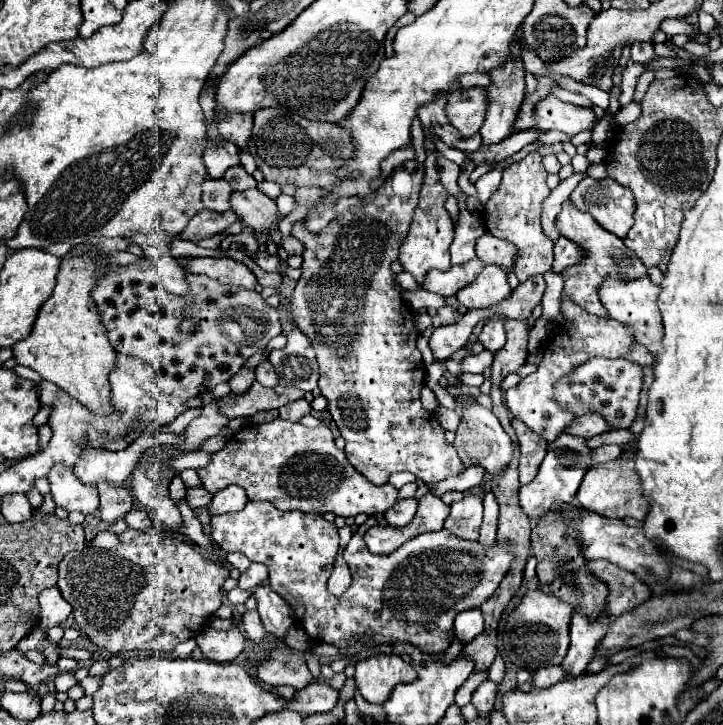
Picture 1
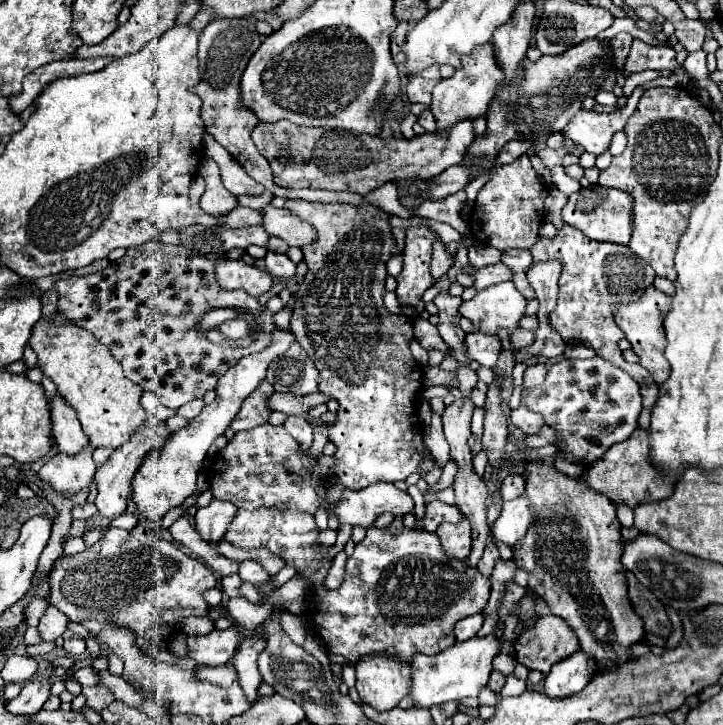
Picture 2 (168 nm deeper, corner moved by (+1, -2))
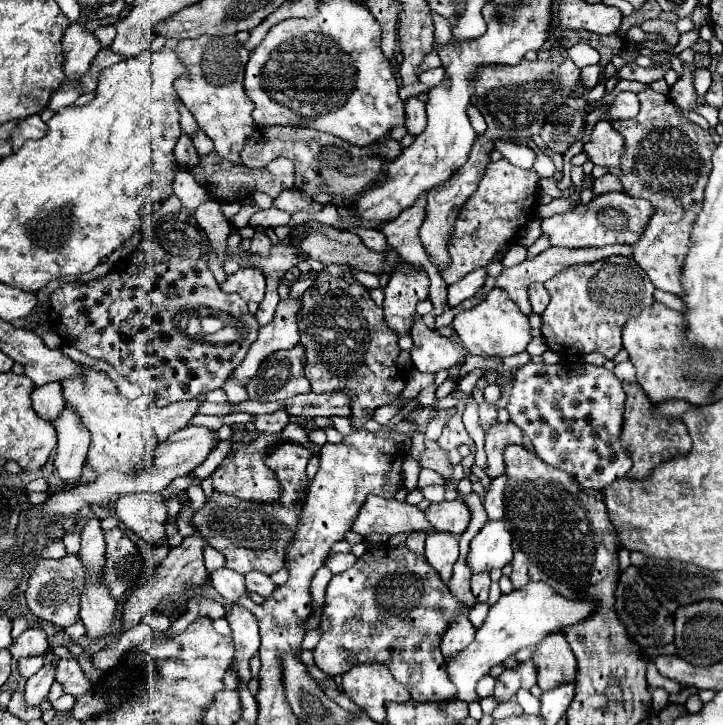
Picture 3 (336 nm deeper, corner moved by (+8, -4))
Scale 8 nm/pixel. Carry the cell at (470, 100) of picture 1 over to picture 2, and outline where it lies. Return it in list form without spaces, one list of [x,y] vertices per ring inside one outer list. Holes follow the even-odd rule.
[[[259,122],[253,130],[253,142],[263,154],[273,170],[273,180],[277,186],[283,188],[317,188],[317,190],[335,190],[335,192],[357,192],[357,194],[369,194],[371,190],[383,186],[385,182],[395,180],[425,180],[429,182],[447,166],[455,166],[455,162],[463,162],[467,146],[473,142],[473,122],[459,122],[451,126],[451,130],[445,130],[443,134],[423,134],[415,136],[411,140],[405,138],[391,138],[383,140],[381,136],[369,136],[369,134],[353,134],[343,130],[323,130],[323,128],[309,128],[309,126],[297,126],[291,122],[275,122],[265,124]]]

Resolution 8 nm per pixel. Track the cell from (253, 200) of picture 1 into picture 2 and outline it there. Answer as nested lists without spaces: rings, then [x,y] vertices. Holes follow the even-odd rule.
[[[267,204],[261,212],[263,212],[263,228],[269,232],[269,236],[283,238],[289,246],[305,246],[315,240],[315,228],[291,216],[287,208],[279,210]]]

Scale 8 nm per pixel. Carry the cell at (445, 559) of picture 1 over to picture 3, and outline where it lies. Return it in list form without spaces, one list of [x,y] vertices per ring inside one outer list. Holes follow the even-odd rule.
[[[376,544],[364,556],[360,556],[352,568],[332,576],[326,588],[326,606],[320,620],[322,638],[314,648],[314,662],[330,676],[344,674],[356,664],[380,662],[386,664],[392,676],[410,690],[416,702],[452,700],[452,696],[456,696],[456,688],[444,672],[440,638],[448,630],[452,618],[458,614],[468,614],[468,608],[452,596],[444,580],[436,576],[436,570],[426,562],[422,554],[412,552],[406,544]]]

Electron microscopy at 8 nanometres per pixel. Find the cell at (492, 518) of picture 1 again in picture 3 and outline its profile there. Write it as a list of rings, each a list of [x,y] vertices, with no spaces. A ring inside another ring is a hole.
[[[478,572],[472,576],[472,594],[476,596],[478,602],[486,602],[490,592],[490,574],[488,572]]]

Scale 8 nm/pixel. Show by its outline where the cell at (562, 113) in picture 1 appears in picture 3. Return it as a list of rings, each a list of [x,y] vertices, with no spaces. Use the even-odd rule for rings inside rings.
[[[600,120],[594,124],[590,140],[584,144],[588,160],[592,160],[596,166],[618,166],[622,148],[624,140],[612,126],[612,120]]]

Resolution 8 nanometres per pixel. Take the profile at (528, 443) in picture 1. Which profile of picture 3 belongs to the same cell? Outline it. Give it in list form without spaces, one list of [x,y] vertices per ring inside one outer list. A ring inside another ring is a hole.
[[[498,476],[490,484],[490,492],[484,496],[484,508],[488,512],[488,520],[500,520],[504,516],[504,490],[508,484],[508,476]]]

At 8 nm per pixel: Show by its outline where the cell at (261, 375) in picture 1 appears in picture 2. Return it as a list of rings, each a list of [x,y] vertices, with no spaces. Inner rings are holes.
[[[267,380],[259,384],[259,388],[247,396],[247,402],[243,402],[235,422],[231,422],[231,430],[233,432],[251,430],[259,424],[265,424],[271,416],[271,410],[267,410],[267,398],[271,394],[273,394],[273,386]]]

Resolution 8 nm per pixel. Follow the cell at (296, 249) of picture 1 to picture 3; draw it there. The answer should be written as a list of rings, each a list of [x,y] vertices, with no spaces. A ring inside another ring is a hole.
[[[256,232],[252,236],[252,248],[250,248],[252,254],[258,254],[260,258],[268,258],[270,256],[270,248],[272,248],[272,242],[264,232]]]

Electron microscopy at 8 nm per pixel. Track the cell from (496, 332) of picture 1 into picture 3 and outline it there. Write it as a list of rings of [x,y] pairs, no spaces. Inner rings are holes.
[[[422,320],[412,324],[412,338],[414,346],[410,354],[414,368],[420,372],[434,374],[442,368],[452,368],[454,364],[460,364],[470,356],[470,352],[462,344],[440,336],[436,330],[430,330]]]

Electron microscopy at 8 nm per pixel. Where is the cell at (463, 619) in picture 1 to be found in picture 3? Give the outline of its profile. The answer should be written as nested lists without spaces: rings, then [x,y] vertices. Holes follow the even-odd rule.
[[[456,616],[456,620],[452,620],[450,628],[442,636],[440,648],[442,648],[444,658],[448,660],[448,656],[452,656],[452,652],[464,650],[474,640],[474,636],[476,636],[476,628],[468,620],[468,616]]]

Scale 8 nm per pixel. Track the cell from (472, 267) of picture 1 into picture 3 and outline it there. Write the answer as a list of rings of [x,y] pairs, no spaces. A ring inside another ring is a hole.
[[[604,246],[604,248],[548,248],[544,250],[542,254],[534,256],[534,258],[526,258],[524,262],[512,266],[512,268],[504,268],[500,272],[500,276],[496,278],[496,288],[502,288],[504,292],[508,292],[508,296],[518,304],[518,308],[528,316],[532,310],[530,310],[530,302],[528,302],[528,286],[532,282],[546,282],[550,280],[554,274],[558,274],[562,268],[566,266],[572,266],[572,264],[588,264],[588,262],[596,262],[596,260],[602,260],[602,258],[608,258],[608,256],[614,256],[614,254],[620,254],[620,256],[632,256],[632,246]]]

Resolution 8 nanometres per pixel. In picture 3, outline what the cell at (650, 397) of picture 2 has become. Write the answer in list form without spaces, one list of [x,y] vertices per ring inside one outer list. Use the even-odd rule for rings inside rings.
[[[630,362],[616,364],[614,374],[616,374],[616,378],[620,378],[622,382],[634,382],[634,384],[638,384],[638,380],[636,380],[636,376],[634,376],[634,368],[632,368]]]

